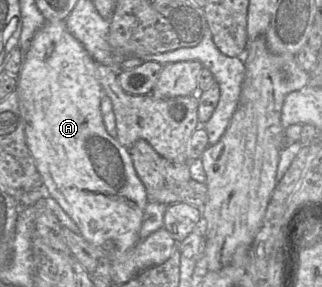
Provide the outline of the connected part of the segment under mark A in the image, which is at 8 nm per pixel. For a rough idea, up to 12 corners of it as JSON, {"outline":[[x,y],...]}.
{"outline":[[45,21],[16,91],[43,189],[113,255],[148,199],[97,65]]}

